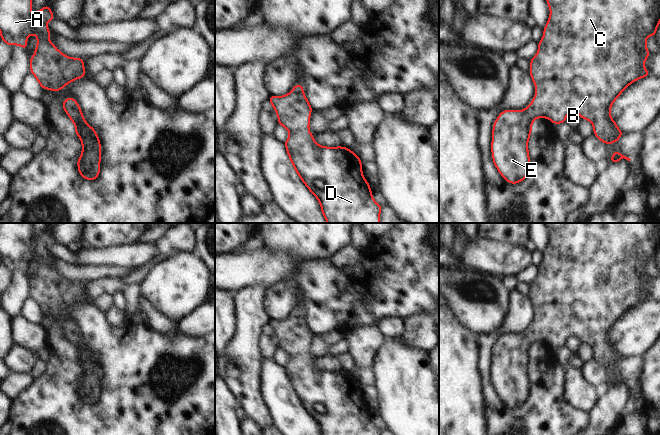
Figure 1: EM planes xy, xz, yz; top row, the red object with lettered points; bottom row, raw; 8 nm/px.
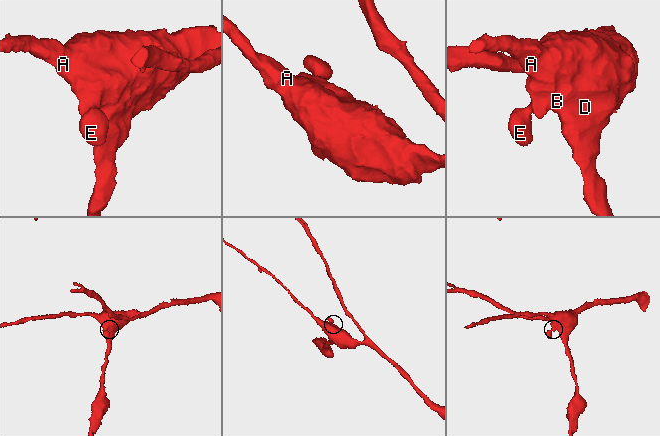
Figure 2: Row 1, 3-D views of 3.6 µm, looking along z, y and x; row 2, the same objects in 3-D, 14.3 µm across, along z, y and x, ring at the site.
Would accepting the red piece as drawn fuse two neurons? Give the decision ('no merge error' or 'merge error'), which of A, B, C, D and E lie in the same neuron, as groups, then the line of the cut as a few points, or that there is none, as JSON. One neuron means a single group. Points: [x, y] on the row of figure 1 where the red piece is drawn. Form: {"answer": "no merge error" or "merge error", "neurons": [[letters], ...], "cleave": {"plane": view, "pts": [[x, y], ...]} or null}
{"answer": "no merge error", "neurons": [["A", "B", "C", "D", "E"]], "cleave": null}

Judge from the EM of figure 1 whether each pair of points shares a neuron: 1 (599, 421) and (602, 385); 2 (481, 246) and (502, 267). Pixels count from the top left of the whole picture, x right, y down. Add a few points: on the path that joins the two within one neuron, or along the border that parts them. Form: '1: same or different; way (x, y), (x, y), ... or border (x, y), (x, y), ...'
1: different; border (609, 385), (606, 392), (600, 396)
2: same; way (486, 251), (497, 262)

